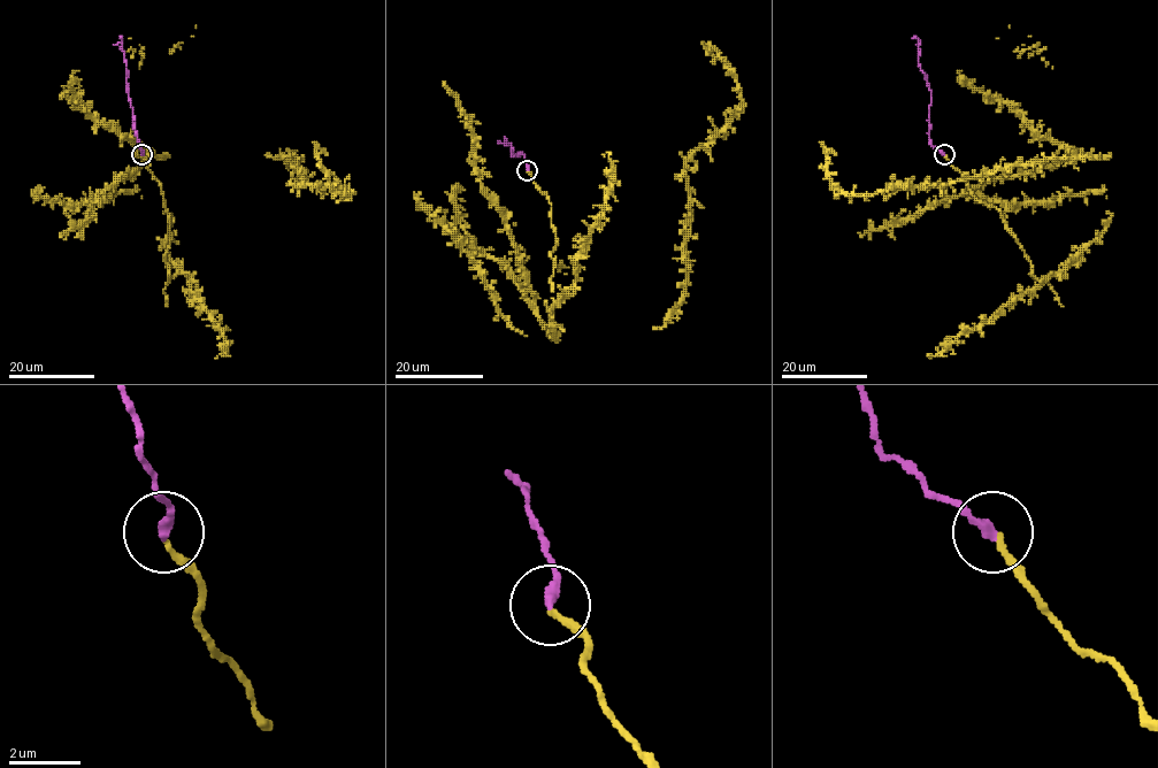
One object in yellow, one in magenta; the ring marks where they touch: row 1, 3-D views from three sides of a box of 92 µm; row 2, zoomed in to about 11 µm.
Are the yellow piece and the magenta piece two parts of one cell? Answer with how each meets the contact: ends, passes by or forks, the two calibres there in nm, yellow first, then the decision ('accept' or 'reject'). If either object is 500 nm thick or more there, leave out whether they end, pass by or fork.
yellow ends there; magenta ends there; 140 nm thick on the yellow side, 280 nm on the other; accept

